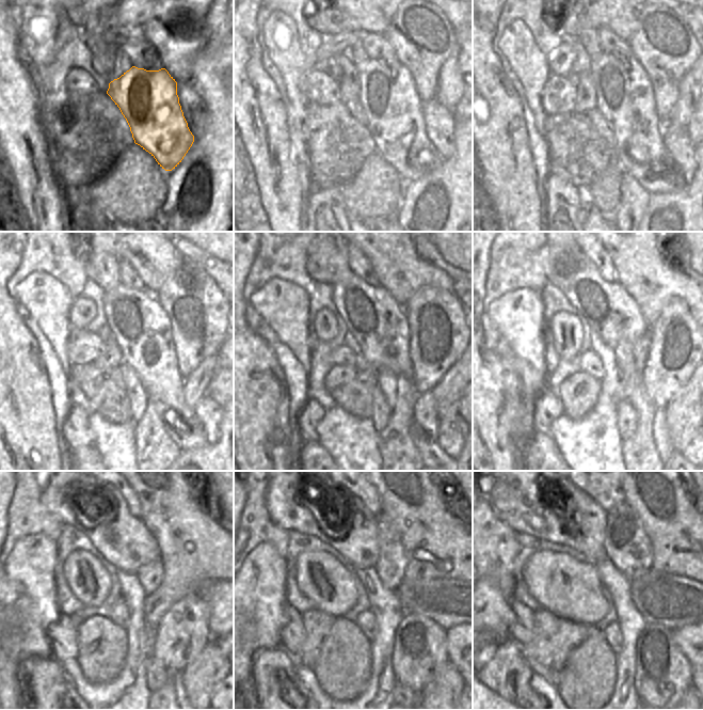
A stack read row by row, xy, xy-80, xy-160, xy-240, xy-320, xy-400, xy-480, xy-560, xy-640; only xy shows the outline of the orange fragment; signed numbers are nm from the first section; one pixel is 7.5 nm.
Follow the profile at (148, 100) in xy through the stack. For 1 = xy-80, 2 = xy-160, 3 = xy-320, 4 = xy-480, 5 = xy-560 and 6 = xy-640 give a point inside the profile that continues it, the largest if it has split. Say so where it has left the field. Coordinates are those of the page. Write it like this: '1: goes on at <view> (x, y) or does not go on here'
1: goes on at xy-80 (389, 100)
2: goes on at xy-160 (624, 96)
3: goes on at xy-320 (380, 326)
4: goes on at xy-480 (125, 541)
5: goes on at xy-560 (287, 505)
6: goes on at xy-640 (521, 492)

